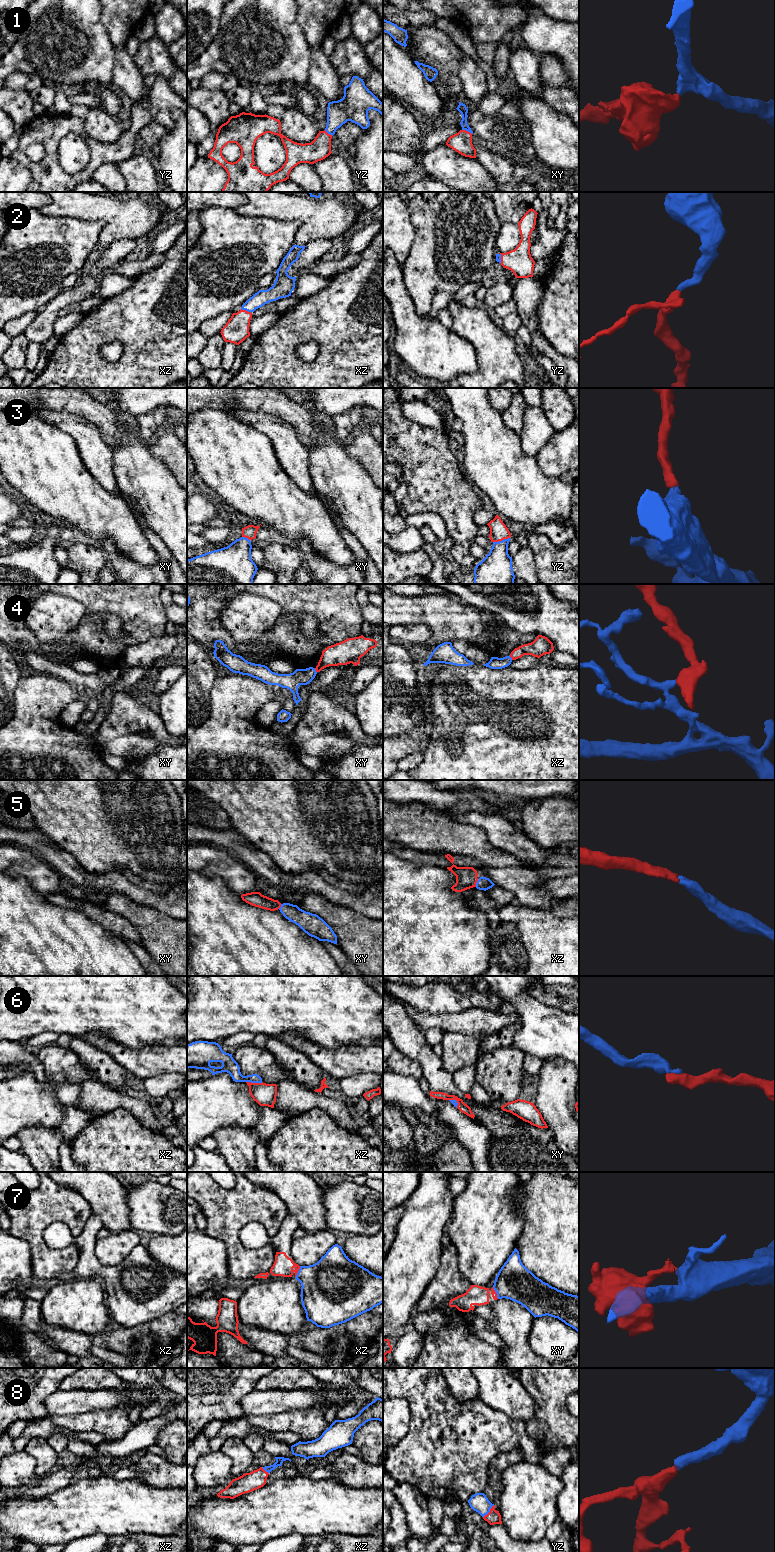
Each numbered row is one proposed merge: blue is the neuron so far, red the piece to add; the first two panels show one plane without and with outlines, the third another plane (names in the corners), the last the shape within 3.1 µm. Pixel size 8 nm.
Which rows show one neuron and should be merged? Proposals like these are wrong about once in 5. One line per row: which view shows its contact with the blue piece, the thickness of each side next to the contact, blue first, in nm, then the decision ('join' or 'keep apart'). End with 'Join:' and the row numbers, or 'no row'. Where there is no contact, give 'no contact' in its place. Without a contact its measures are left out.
1: contact in xy; calibres 70 and 170 nm; join
2: contact in xz; calibres 120 and 200 nm; join
3: contact in yz; calibres 280 and 140 nm; join
4: contact in xz; calibres 100 and 140 nm; keep apart
5: contact in xz; calibres 100 and 180 nm; join
6: contact in xz; calibres 120 and 180 nm; join
7: contact in xz; calibres 400 and 160 nm; join
8: contact in yz; calibres 150 and 110 nm; join
Join: 1, 2, 3, 5, 6, 7, 8

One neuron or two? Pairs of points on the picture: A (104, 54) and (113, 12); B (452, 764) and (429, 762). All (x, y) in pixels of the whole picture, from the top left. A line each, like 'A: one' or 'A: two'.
A: two
B: one

